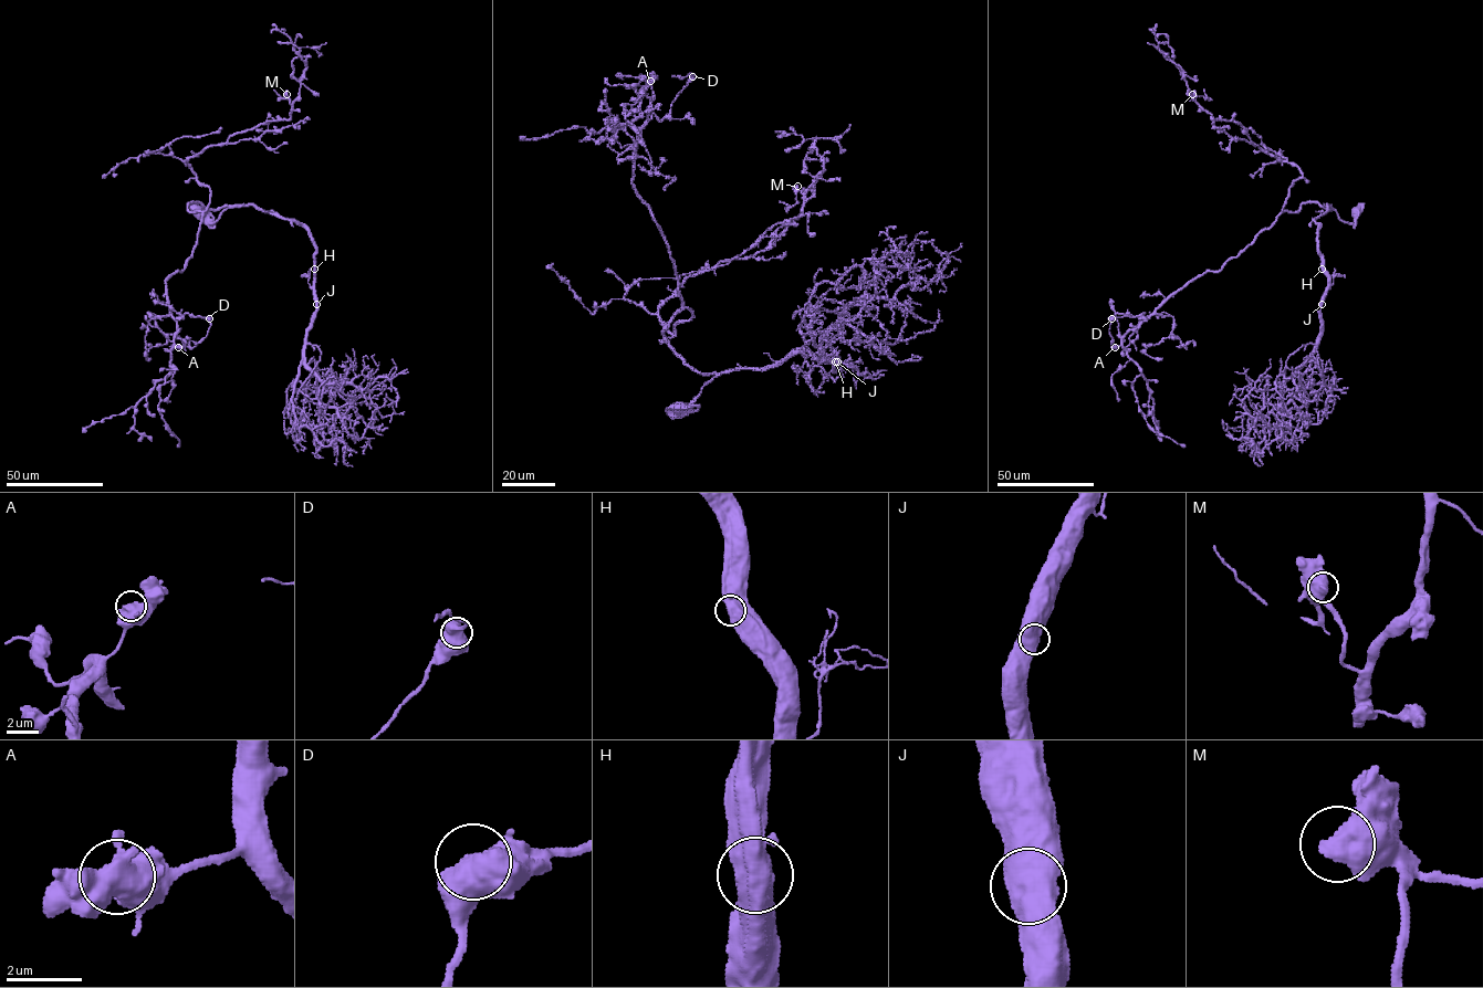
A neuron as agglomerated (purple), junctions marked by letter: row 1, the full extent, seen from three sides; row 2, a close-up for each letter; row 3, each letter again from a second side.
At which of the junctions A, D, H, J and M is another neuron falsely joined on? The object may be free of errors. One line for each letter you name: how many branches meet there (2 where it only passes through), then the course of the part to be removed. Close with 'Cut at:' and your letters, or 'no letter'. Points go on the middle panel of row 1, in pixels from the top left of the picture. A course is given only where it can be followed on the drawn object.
Cut at: no letter

